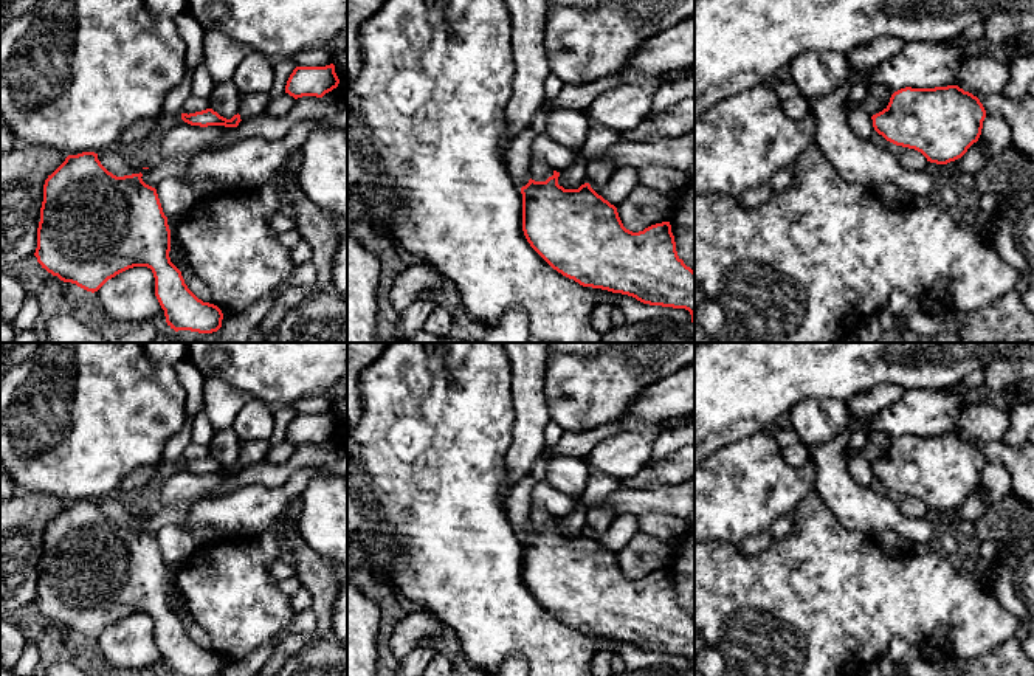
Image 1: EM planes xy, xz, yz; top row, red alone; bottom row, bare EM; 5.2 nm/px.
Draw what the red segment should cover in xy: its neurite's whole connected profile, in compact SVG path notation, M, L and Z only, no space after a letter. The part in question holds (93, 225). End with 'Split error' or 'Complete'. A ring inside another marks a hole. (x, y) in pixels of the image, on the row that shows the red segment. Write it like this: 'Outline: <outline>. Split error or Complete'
Outline: M95 152L68 155L45 180L40 222L37 228L37 262L64 282L76 284L87 291L98 291L109 279L133 268L147 267L155 278L155 296L164 310L166 322L175 332L191 330L212 333L222 327L222 310L198 299L184 284L181 271L171 262L171 229L163 212L157 189L143 181L143 174L116 177L109 172Z. Complete

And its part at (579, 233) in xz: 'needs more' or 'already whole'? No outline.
already whole

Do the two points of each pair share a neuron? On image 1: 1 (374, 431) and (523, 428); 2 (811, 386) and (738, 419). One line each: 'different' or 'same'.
1: different
2: same

